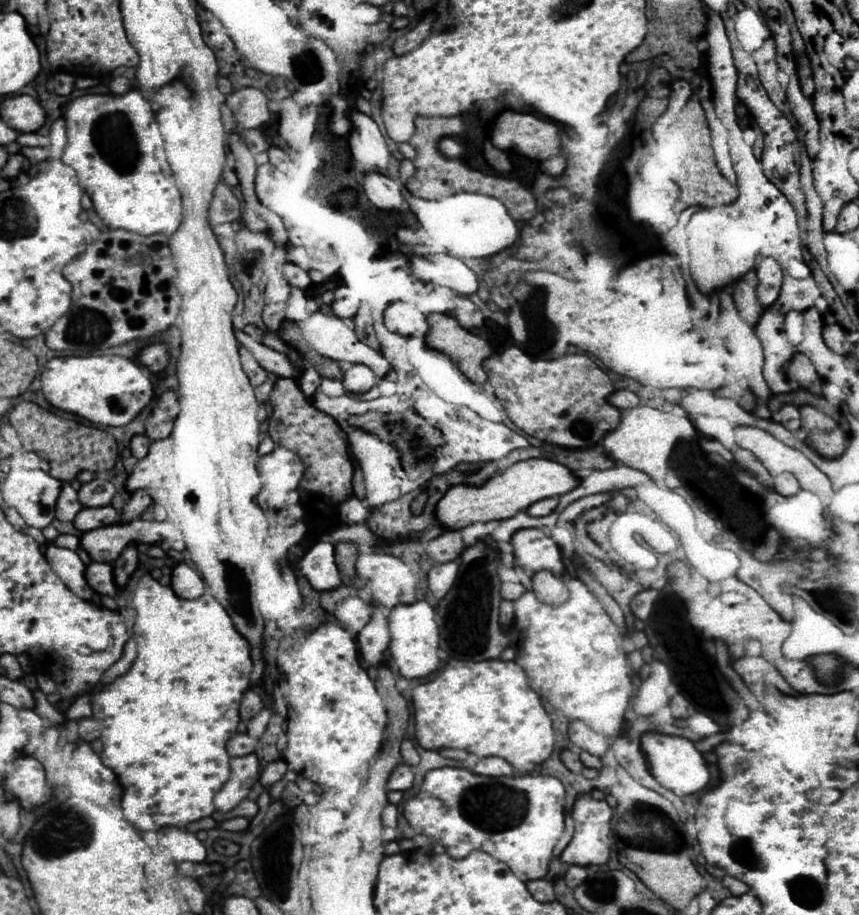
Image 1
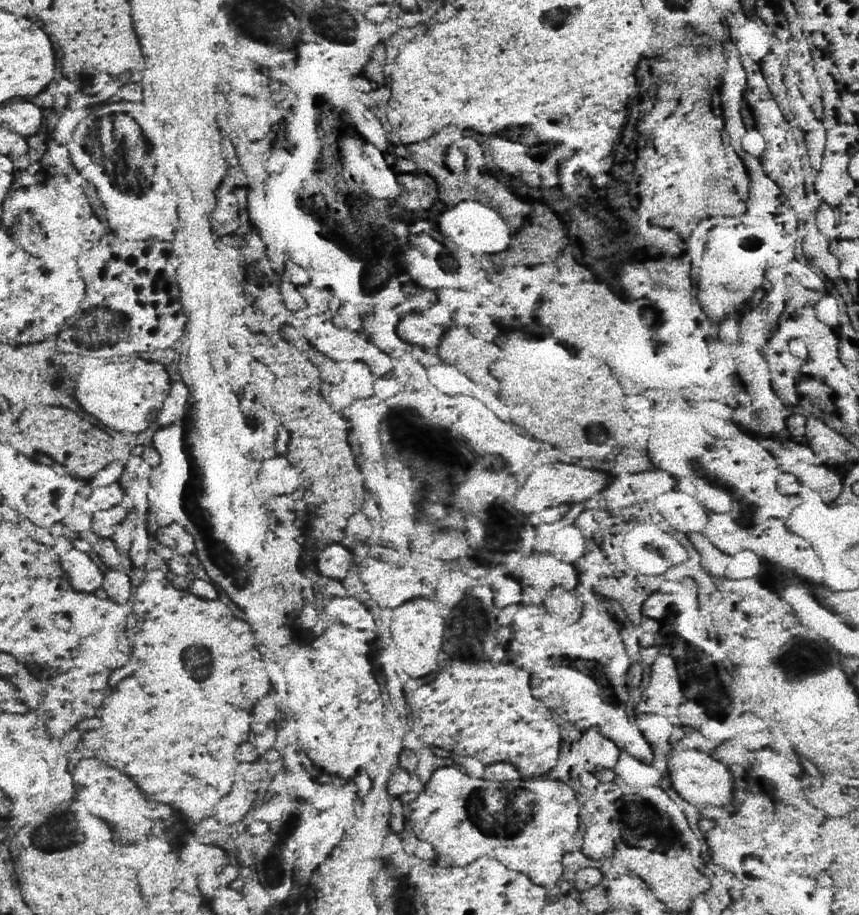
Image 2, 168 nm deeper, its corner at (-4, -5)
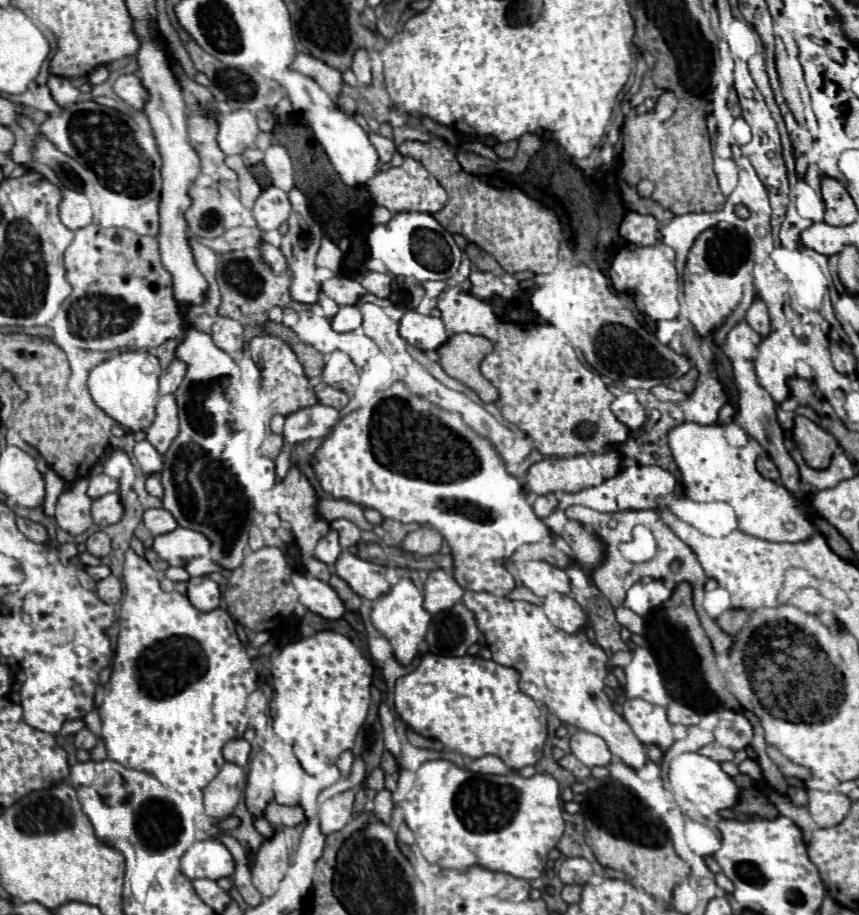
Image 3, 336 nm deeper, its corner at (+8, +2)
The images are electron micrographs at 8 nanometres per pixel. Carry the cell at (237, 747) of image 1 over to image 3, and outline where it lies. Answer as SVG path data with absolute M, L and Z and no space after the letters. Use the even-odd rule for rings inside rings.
M244 738L230 740L222 748L222 756L224 756L226 762L238 764L238 766L246 766L248 760L250 760L250 744Z

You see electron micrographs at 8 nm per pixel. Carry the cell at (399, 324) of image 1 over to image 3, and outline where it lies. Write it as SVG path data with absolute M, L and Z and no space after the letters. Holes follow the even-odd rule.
M408 310L400 320L400 336L408 340L410 346L418 350L438 350L450 338L440 318L418 314L416 310Z

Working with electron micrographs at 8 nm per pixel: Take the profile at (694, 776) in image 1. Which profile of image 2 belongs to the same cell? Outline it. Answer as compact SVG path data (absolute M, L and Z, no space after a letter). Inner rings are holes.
M688 749L678 753L672 753L670 761L668 761L668 775L670 775L670 785L674 791L678 791L678 795L696 805L696 807L712 807L712 805L724 805L730 799L730 773L728 767L722 765L718 759L710 757L706 751L700 749Z

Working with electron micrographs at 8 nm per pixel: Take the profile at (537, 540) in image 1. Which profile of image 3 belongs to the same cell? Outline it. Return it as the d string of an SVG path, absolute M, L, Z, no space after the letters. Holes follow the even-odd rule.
M532 560L518 566L518 578L526 588L530 588L538 598L544 598L548 592L570 594L570 578L566 570L550 566L548 562Z

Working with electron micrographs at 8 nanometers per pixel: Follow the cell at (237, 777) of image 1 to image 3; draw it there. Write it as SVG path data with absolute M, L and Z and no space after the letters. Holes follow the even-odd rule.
M226 762L218 776L204 788L204 812L212 818L230 816L242 796L244 782L244 770L232 762Z

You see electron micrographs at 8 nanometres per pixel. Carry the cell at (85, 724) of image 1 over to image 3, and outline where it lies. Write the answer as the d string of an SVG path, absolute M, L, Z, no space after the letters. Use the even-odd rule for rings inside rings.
M82 728L74 738L74 746L82 750L92 750L96 746L96 736L88 728Z

